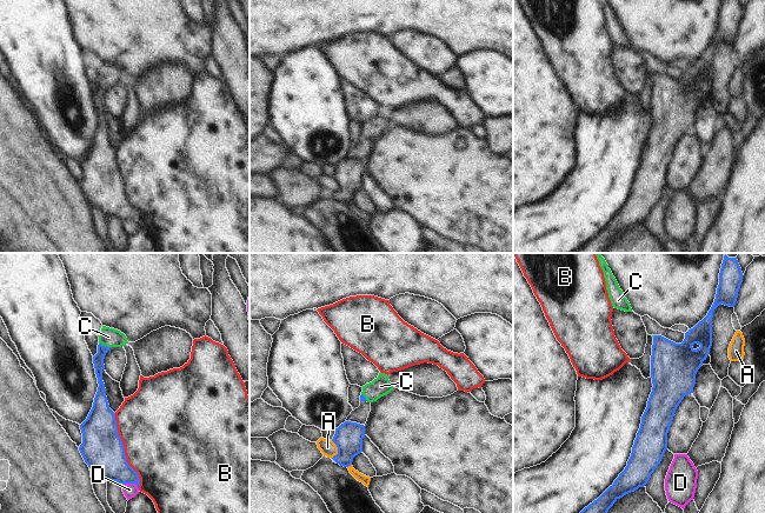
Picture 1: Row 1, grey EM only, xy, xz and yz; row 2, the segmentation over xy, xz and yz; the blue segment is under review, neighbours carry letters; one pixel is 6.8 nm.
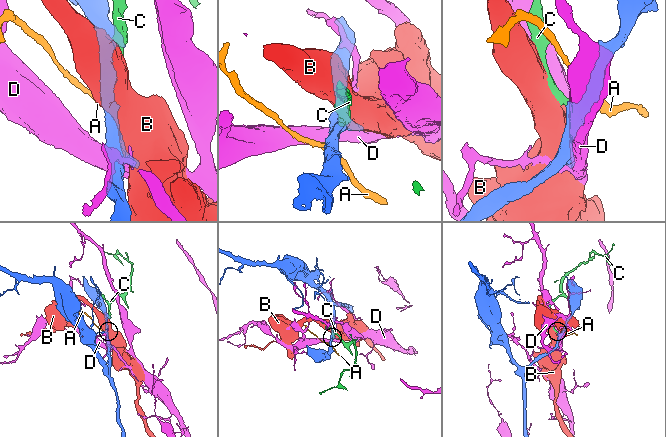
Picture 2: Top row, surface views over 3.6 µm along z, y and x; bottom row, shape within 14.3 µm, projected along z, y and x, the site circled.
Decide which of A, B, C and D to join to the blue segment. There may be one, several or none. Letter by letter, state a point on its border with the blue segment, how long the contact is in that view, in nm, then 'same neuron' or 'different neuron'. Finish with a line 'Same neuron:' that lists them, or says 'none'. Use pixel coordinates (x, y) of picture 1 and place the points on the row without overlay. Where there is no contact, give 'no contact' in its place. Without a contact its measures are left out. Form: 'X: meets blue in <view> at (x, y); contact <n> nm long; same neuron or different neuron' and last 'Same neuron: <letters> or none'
A: meets blue in xz at (338, 186); contact 130 nm long; different neuron
B: meets blue in xy at (124, 187); contact 550 nm long; different neuron
C: meets blue in xy at (105, 82); contact 90 nm long; same neuron
D: meets blue in xy at (131, 219); contact 120 nm long; different neuron
Same neuron: C

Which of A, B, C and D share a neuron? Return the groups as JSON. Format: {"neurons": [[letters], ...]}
{"neurons": [["A"], ["B"], ["C"], ["D"]]}

